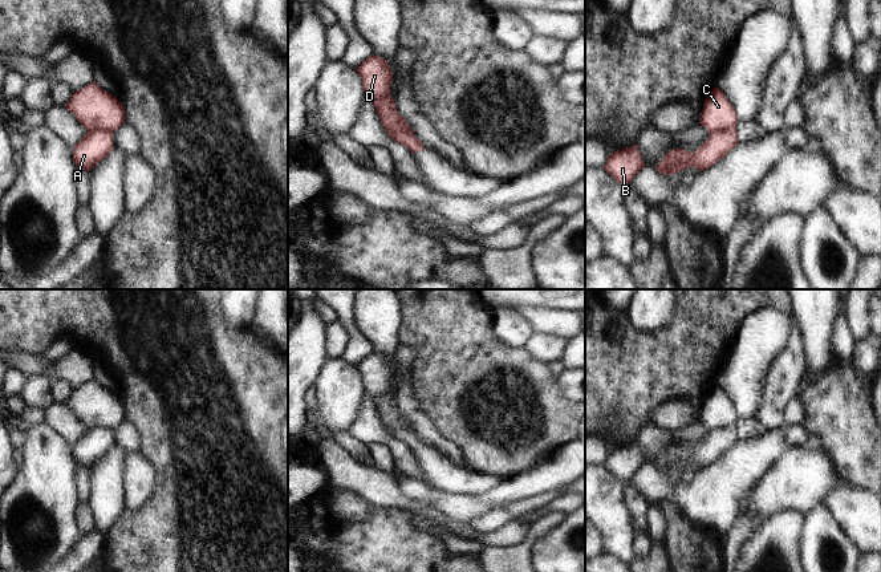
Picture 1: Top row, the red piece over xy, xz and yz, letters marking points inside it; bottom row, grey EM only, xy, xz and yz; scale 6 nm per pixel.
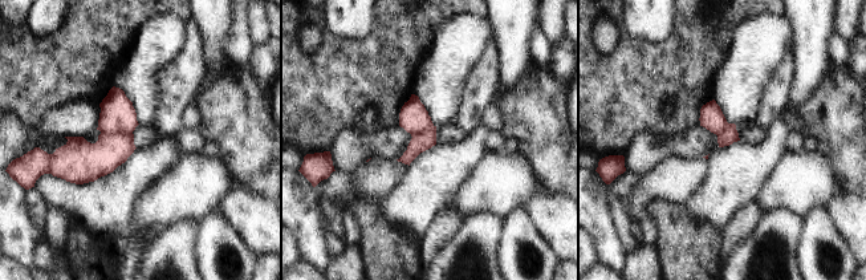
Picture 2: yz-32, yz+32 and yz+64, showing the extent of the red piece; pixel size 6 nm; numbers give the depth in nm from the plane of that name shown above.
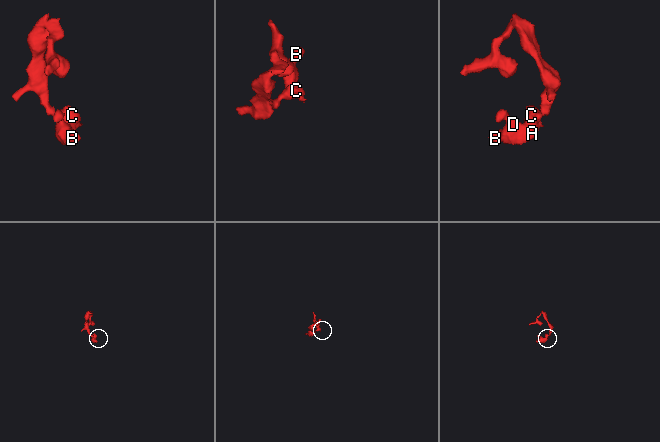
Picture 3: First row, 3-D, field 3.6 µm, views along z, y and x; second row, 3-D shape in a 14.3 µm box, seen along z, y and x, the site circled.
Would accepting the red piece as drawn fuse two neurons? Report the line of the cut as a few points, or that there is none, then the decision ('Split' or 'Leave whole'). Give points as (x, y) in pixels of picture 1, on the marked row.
Split along yz (735, 126), (710, 133). Split

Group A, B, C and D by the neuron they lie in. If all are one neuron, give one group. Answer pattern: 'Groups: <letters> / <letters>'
Groups: A B D / C

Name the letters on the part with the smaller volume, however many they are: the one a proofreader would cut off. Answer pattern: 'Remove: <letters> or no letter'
Remove: A, B, D

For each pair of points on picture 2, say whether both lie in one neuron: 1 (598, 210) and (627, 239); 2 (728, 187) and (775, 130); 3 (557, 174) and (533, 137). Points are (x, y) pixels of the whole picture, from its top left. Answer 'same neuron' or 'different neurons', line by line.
1: different neurons
2: same neuron
3: same neuron

